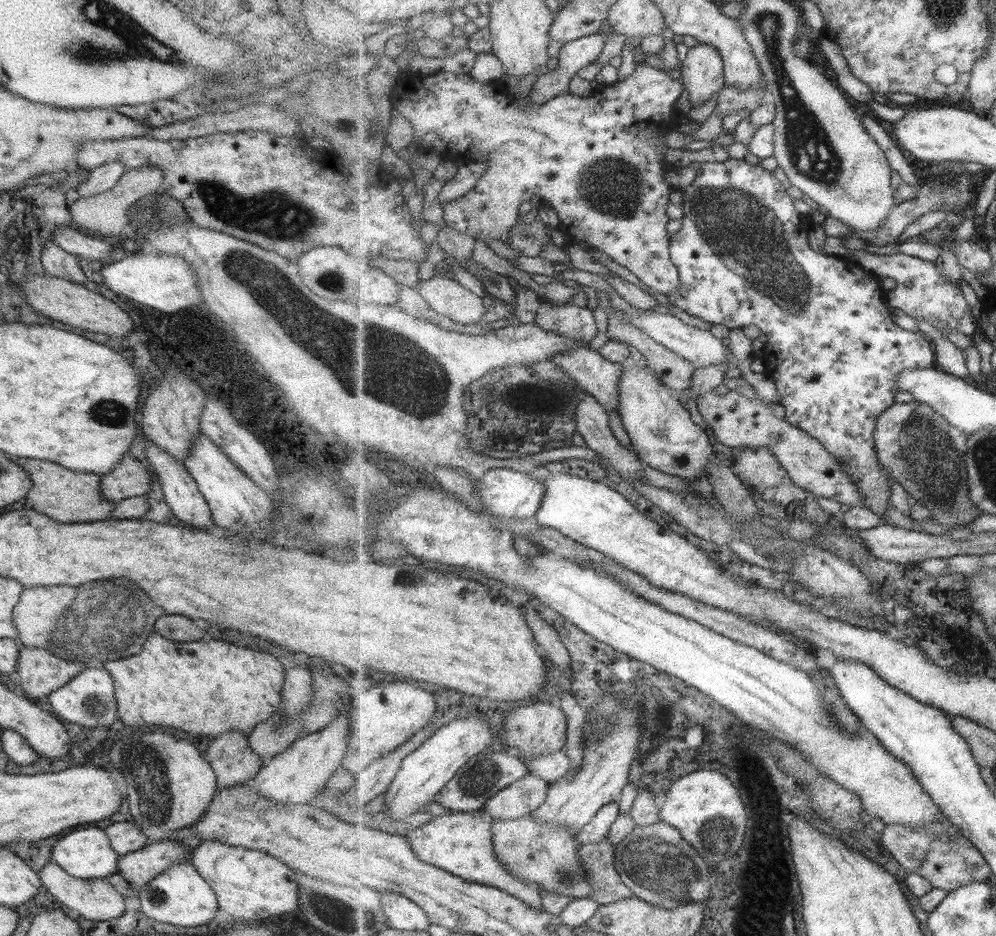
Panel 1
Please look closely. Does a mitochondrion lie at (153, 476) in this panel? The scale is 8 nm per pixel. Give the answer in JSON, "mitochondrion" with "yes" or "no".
{"mitochondrion":"no"}

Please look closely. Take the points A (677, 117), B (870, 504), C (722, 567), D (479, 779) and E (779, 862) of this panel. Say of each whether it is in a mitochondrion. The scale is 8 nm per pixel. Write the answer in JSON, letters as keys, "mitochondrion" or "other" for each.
{"A":"other","B":"other","C":"other","D":"mitochondrion","E":"other"}

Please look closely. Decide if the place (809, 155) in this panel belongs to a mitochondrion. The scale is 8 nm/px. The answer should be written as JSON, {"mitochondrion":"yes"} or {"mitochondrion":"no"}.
{"mitochondrion":"yes"}

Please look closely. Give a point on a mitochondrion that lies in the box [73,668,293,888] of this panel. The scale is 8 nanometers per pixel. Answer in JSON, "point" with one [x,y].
{"point":[94,706]}

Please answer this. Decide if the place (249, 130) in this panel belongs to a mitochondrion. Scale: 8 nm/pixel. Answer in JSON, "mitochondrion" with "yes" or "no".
{"mitochondrion":"no"}

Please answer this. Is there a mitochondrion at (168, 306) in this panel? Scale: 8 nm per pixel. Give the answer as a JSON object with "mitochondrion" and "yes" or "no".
{"mitochondrion":"no"}

